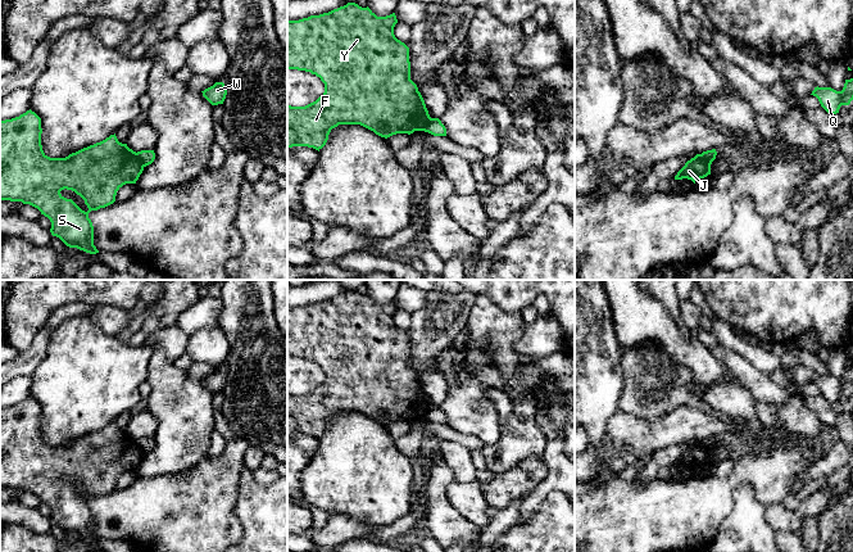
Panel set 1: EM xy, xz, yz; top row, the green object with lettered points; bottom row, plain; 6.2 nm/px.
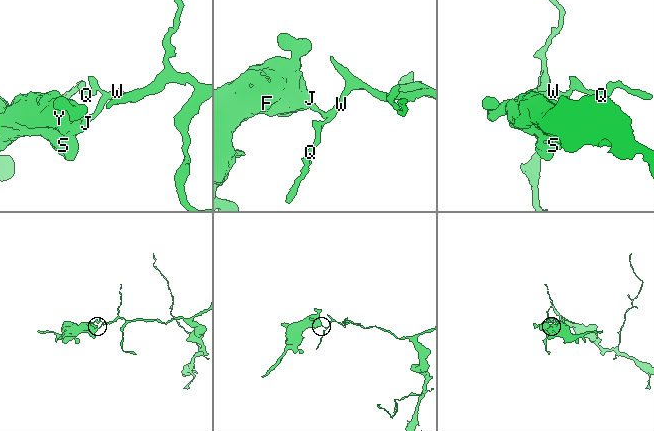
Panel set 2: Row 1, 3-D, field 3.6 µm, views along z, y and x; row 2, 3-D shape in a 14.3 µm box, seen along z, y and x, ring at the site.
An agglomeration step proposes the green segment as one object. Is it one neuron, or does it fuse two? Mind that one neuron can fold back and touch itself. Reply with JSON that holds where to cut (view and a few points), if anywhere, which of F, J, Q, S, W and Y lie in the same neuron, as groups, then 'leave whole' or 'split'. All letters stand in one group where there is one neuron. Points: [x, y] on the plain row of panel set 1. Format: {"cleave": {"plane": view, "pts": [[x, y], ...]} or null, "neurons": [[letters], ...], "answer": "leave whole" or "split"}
{"cleave": {"plane": "xy", "pts": [[135, 440], [144, 453]]}, "neurons": [["F", "J", "S", "Y"], ["Q", "W"]], "answer": "split"}

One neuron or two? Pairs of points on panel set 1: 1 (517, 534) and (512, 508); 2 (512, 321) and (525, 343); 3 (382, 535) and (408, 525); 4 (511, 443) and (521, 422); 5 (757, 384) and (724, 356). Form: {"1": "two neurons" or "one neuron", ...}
{"1": "two neurons", "2": "two neurons", "3": "one neuron", "4": "one neuron", "5": "one neuron"}

